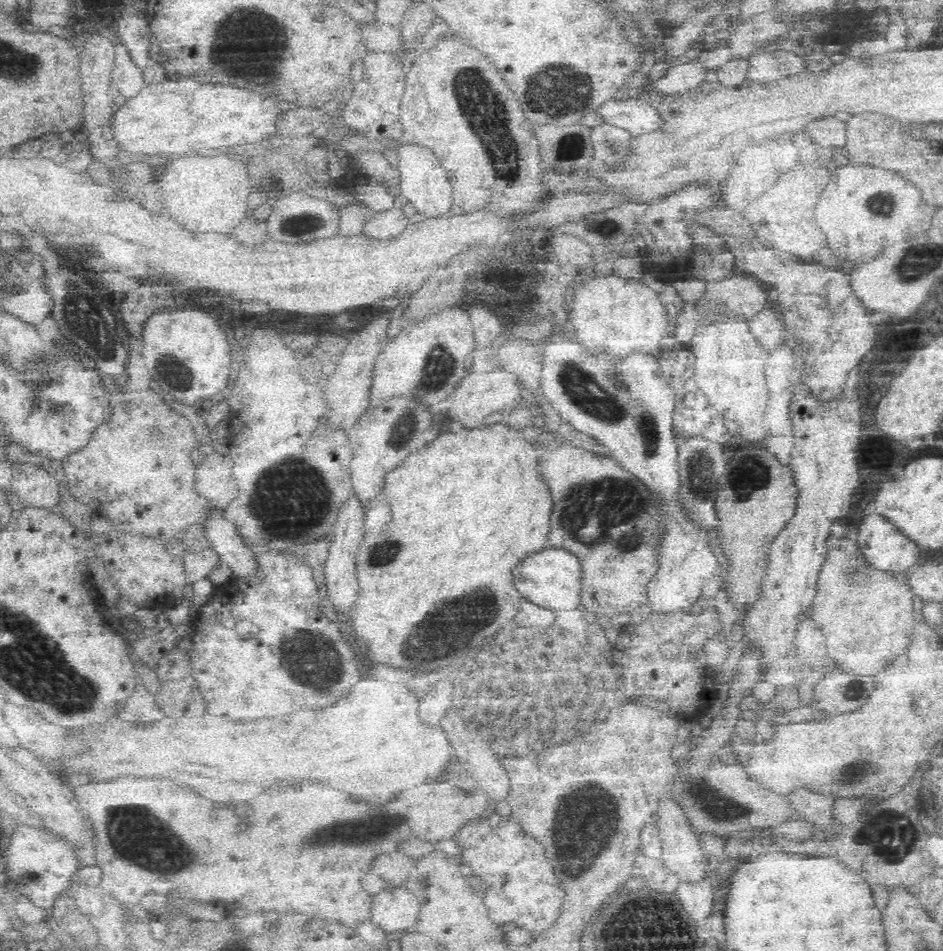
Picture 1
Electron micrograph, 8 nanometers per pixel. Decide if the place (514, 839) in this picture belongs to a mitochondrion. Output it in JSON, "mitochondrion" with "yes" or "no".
{"mitochondrion":"no"}

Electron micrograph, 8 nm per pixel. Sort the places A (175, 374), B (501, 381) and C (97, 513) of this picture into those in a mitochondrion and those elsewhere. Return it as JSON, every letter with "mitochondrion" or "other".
{"A":"mitochondrion","B":"other","C":"other"}

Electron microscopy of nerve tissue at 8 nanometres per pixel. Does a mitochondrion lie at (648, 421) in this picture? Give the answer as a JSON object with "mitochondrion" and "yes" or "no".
{"mitochondrion":"yes"}

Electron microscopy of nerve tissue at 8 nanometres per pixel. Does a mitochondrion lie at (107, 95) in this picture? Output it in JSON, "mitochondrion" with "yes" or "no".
{"mitochondrion":"no"}

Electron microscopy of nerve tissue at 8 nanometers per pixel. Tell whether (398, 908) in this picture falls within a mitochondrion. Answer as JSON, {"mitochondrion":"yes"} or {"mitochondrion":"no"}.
{"mitochondrion":"no"}

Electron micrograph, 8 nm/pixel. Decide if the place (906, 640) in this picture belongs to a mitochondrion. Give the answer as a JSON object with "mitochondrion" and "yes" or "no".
{"mitochondrion":"no"}

